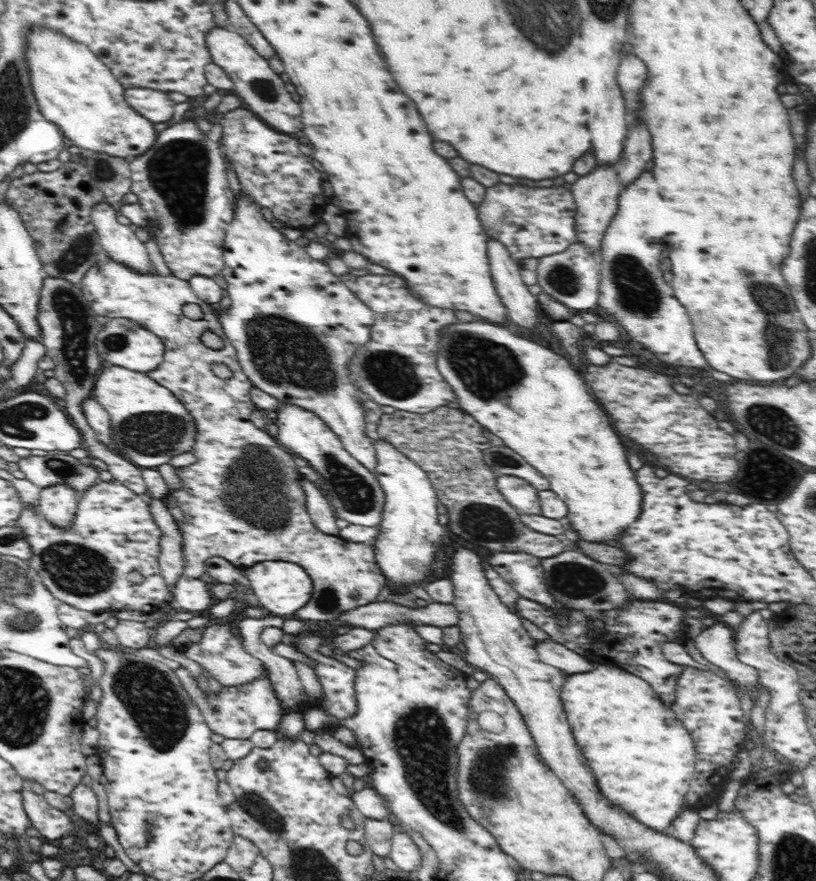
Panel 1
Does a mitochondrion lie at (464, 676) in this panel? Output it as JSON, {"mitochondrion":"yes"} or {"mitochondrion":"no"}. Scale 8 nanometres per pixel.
{"mitochondrion":"no"}

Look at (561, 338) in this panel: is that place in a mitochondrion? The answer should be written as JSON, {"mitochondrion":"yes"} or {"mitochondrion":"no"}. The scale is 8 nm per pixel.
{"mitochondrion":"no"}

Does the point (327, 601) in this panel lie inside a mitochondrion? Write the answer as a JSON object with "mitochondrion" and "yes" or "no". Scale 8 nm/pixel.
{"mitochondrion":"yes"}

